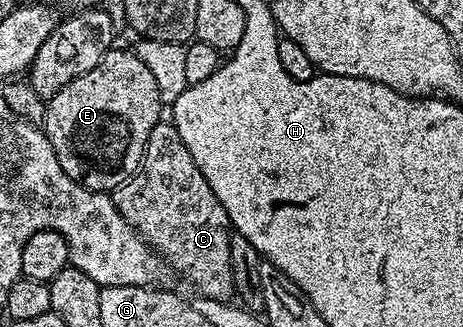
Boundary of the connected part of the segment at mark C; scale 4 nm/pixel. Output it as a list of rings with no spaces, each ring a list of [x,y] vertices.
[[[157,123],[152,128],[150,139],[146,143],[144,158],[140,161],[140,169],[126,184],[115,190],[114,200],[126,223],[130,223],[130,227],[134,227],[136,232],[144,238],[144,242],[151,249],[156,250],[175,272],[177,269],[197,289],[195,292],[199,296],[226,302],[233,300],[236,288],[230,259],[228,216],[222,203],[218,203],[218,195],[210,191],[210,183],[206,183],[206,175],[198,171],[198,163],[194,163],[194,155],[190,155],[175,125]]]

